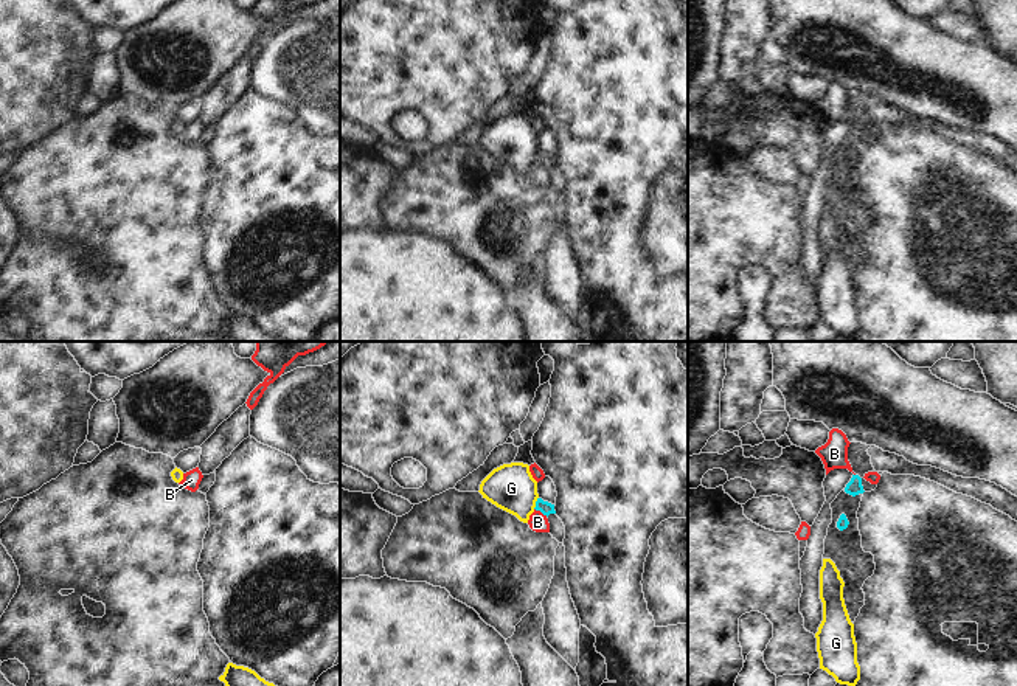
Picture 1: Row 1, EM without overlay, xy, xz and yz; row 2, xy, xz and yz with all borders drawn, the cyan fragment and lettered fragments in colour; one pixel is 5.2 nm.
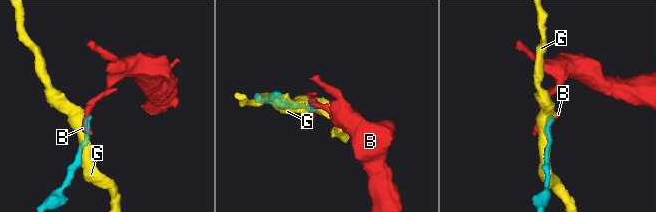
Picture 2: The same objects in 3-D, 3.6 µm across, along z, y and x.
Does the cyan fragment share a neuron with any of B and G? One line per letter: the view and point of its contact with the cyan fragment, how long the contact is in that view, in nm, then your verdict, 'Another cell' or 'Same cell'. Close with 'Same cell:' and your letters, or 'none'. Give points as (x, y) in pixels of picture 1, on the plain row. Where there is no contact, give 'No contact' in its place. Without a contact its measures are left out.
B: Touches cyan at xz (541, 163). Shared border 80 nm. Another cell
G: Touches cyan at xz (536, 155). Shared border 70 nm. Another cell
Same cell: none.

